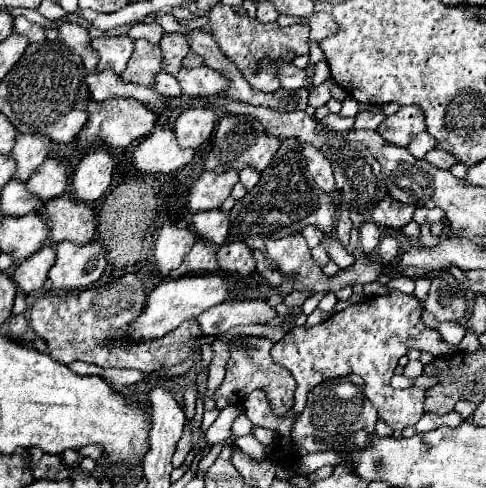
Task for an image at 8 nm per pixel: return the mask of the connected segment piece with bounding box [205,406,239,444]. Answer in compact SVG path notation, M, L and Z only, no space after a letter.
M228 406L221 410L216 421L207 429L205 437L211 444L227 440L231 436L231 426L239 415L236 406Z

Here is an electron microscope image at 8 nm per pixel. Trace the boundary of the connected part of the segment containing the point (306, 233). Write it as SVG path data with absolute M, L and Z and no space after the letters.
M314 225L306 226L300 231L300 233L306 239L310 249L313 249L315 247L315 244L317 244L317 242L320 242L324 236L324 233Z

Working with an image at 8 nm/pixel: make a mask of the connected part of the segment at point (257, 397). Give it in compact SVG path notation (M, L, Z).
M393 290L387 296L367 298L359 304L353 304L345 308L343 312L335 312L325 322L307 328L307 326L295 326L291 328L275 346L271 348L271 356L275 364L281 364L289 368L291 376L297 382L295 400L297 404L285 414L275 416L269 406L269 398L261 390L253 390L245 402L245 414L253 422L253 426L265 426L275 430L281 436L281 448L277 450L277 458L287 458L291 450L291 426L293 418L303 412L307 402L307 392L313 390L317 384L329 380L329 378L341 378L345 374L357 374L365 380L367 386L367 398L373 402L373 406L379 412L379 418L383 418L393 430L403 430L409 424L417 424L417 420L423 414L423 400L425 400L425 388L407 388L407 390L393 390L389 380L393 378L393 372L397 368L397 360L405 356L409 348L425 350L433 356L447 356L457 350L457 346L449 346L443 342L441 334L433 328L427 328L421 320L421 304L417 298L411 298L399 290Z

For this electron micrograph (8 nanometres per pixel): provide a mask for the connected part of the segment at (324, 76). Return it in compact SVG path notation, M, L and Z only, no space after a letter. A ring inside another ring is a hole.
M326 60L319 61L313 65L313 76L311 77L311 83L313 86L319 86L330 77L330 68Z

